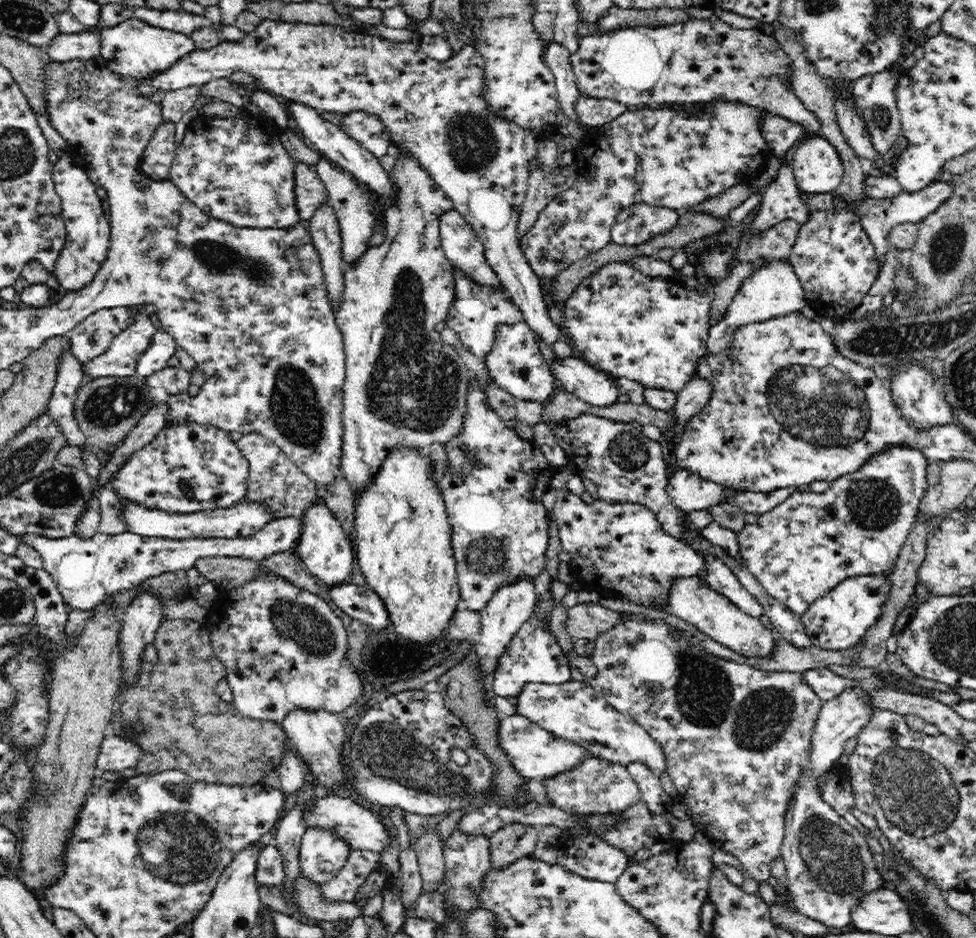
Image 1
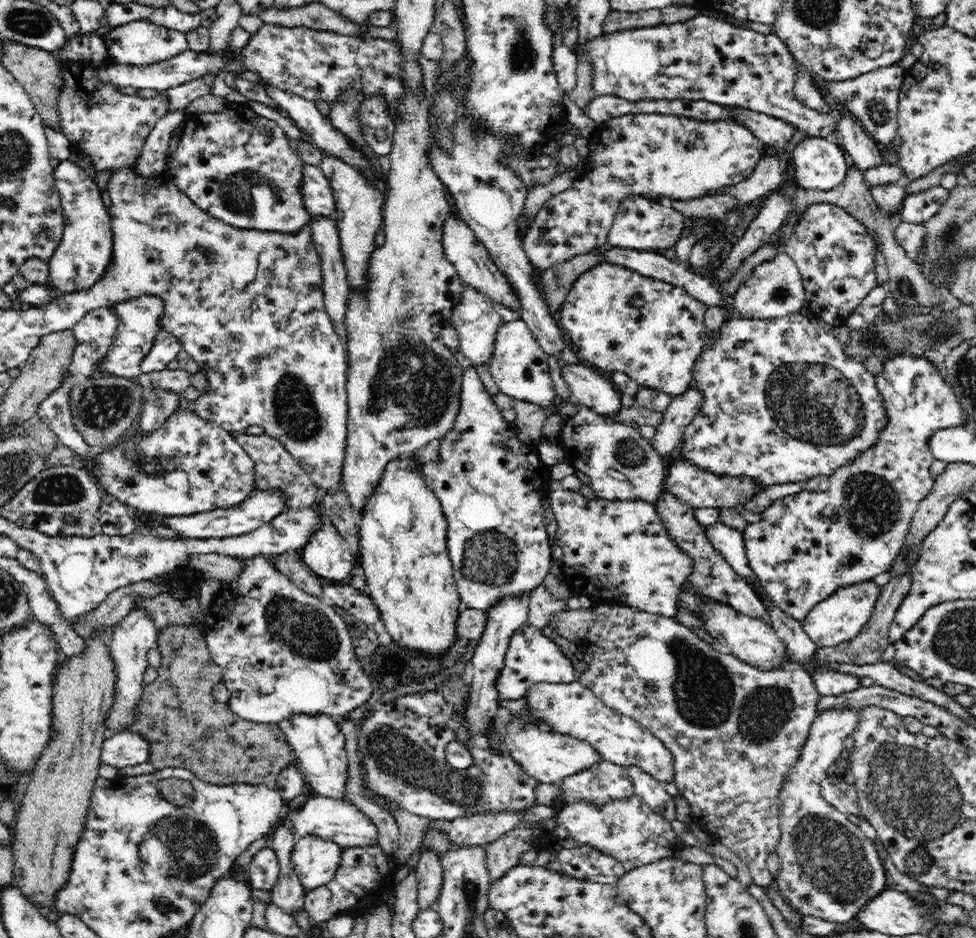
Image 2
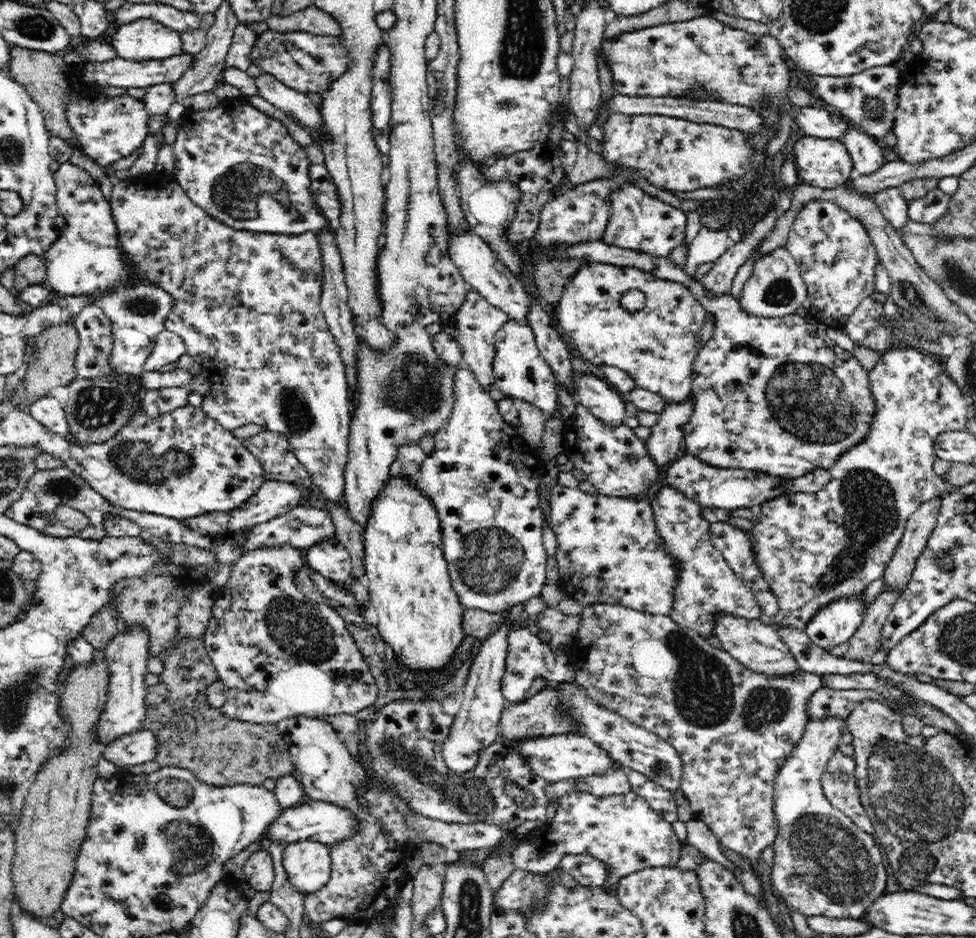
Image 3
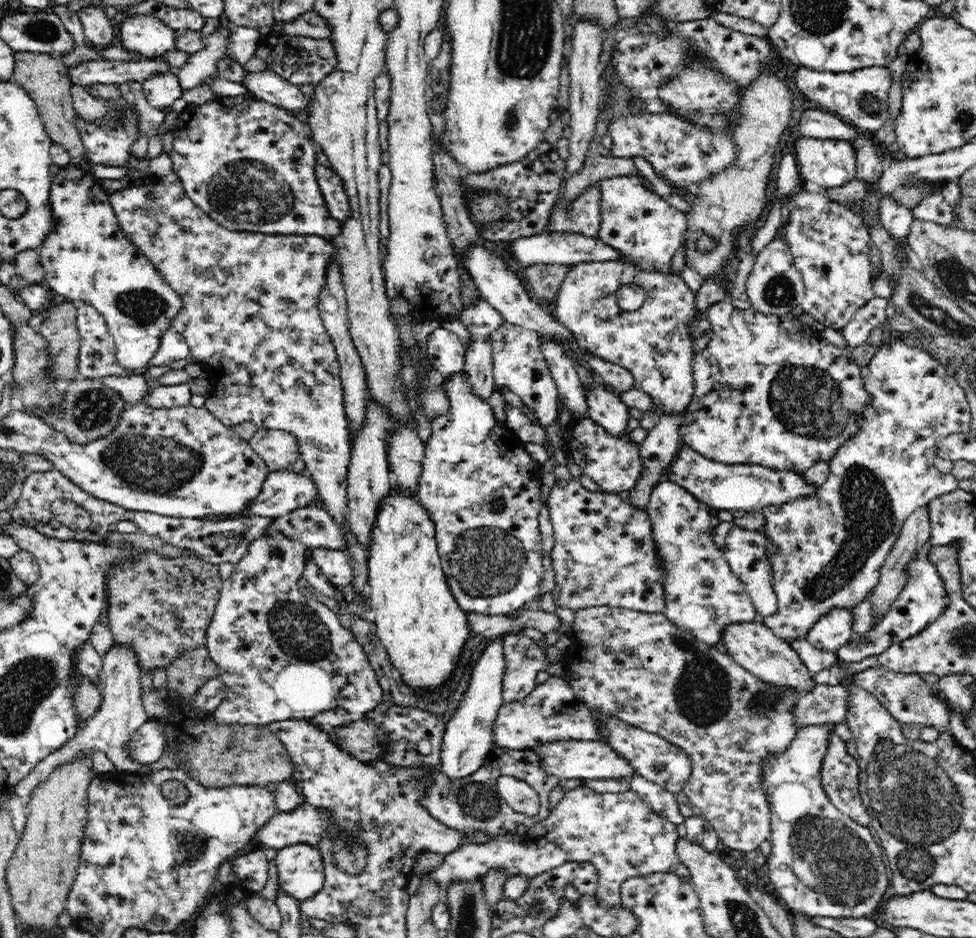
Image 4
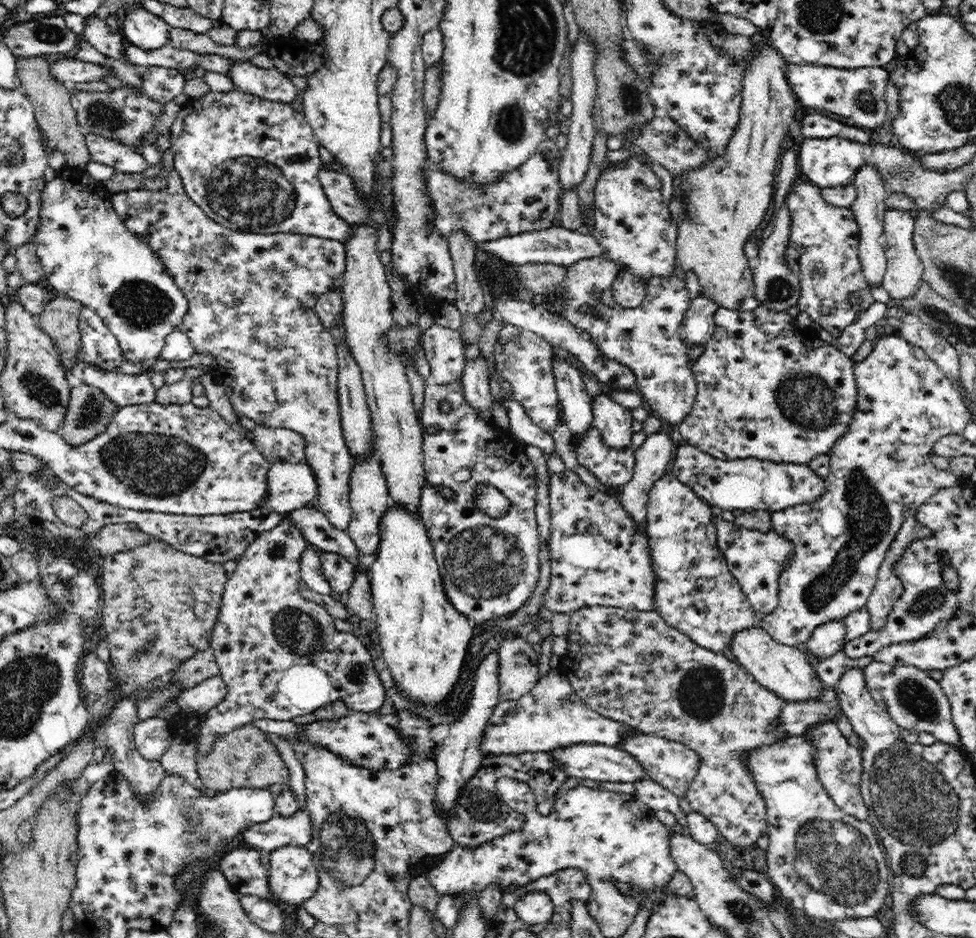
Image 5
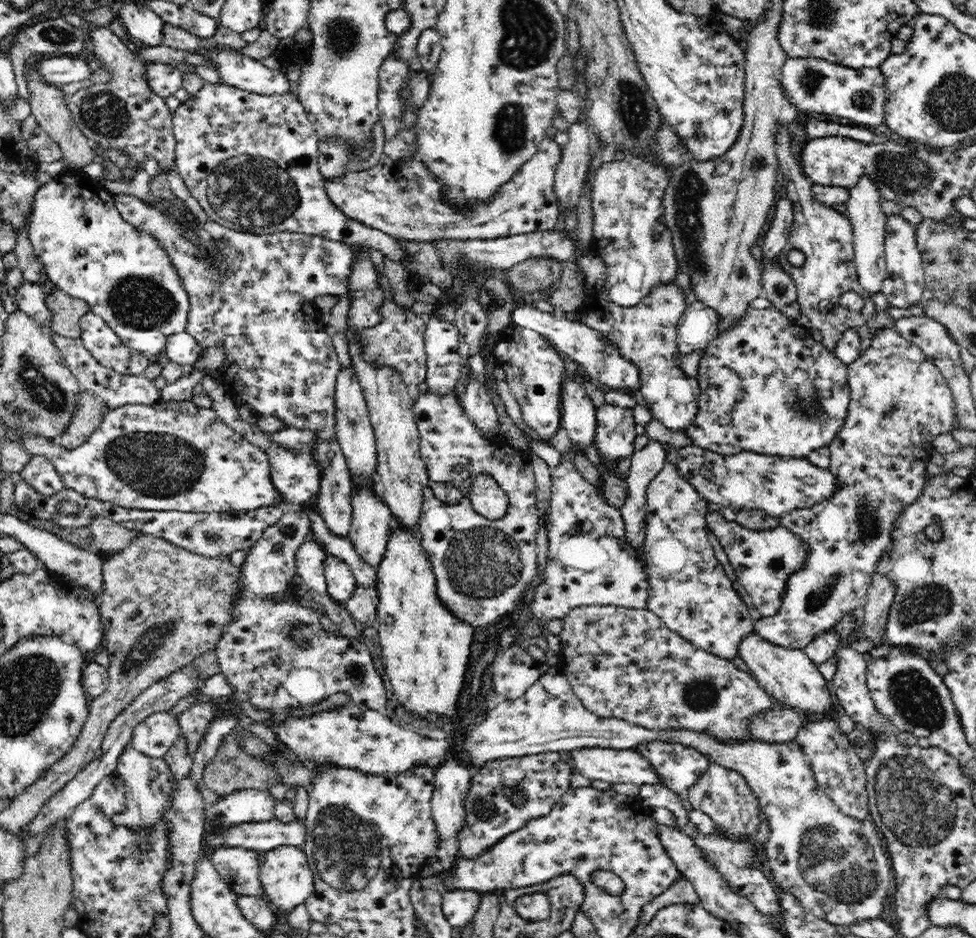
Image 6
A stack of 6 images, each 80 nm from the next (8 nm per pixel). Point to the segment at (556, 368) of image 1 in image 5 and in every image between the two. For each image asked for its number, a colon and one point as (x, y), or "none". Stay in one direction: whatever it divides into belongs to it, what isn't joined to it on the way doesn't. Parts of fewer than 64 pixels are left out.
2: (590, 387)
3: (608, 405)
4: (606, 409)
5: (614, 422)

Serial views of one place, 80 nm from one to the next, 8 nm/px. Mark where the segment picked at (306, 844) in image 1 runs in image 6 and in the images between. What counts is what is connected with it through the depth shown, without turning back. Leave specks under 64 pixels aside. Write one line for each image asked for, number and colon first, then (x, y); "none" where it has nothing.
2: (315, 861)
3: (307, 864)
4: (300, 875)
5: (292, 878)
6: (287, 880)

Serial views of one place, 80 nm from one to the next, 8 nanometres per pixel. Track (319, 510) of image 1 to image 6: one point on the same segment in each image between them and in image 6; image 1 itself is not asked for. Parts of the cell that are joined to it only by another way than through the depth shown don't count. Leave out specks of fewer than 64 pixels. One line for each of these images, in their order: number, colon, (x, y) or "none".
2: (326, 553)
3: (331, 560)
4: (335, 564)
5: (340, 573)
6: (341, 582)

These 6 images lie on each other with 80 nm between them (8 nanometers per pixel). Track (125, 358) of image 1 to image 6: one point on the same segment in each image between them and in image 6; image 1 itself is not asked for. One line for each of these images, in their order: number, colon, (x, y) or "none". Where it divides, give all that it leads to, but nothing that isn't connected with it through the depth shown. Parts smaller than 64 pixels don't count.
2: (138, 320)
3: (86, 259)
4: (87, 258)
5: (88, 254)
6: (88, 250)

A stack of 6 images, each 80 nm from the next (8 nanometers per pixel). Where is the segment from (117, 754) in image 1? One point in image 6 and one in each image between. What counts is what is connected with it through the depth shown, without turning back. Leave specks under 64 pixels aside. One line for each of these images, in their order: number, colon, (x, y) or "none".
2: (125, 748)
3: (138, 747)
4: (147, 744)
5: (152, 736)
6: (154, 736)

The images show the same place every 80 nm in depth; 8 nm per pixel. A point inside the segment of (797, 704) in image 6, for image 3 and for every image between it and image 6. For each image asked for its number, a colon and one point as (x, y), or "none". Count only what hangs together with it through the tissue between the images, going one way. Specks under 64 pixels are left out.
3: (754, 644)
4: (754, 646)
5: (785, 670)

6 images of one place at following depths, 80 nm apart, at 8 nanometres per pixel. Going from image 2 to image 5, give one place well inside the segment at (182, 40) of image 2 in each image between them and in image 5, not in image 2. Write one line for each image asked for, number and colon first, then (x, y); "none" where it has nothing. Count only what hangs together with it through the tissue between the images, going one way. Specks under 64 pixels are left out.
3: (145, 39)
4: (146, 36)
5: (141, 28)

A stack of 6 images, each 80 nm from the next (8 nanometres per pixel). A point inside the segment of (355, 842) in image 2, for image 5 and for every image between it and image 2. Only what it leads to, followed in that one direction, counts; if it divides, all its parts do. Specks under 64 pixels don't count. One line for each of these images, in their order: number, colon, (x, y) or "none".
3: (322, 822)
4: (304, 824)
5: (279, 831)

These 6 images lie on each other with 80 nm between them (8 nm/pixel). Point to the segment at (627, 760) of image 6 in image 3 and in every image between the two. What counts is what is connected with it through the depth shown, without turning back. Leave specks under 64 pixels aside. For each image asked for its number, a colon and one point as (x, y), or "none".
3: (559, 757)
4: (584, 759)
5: (599, 762)

